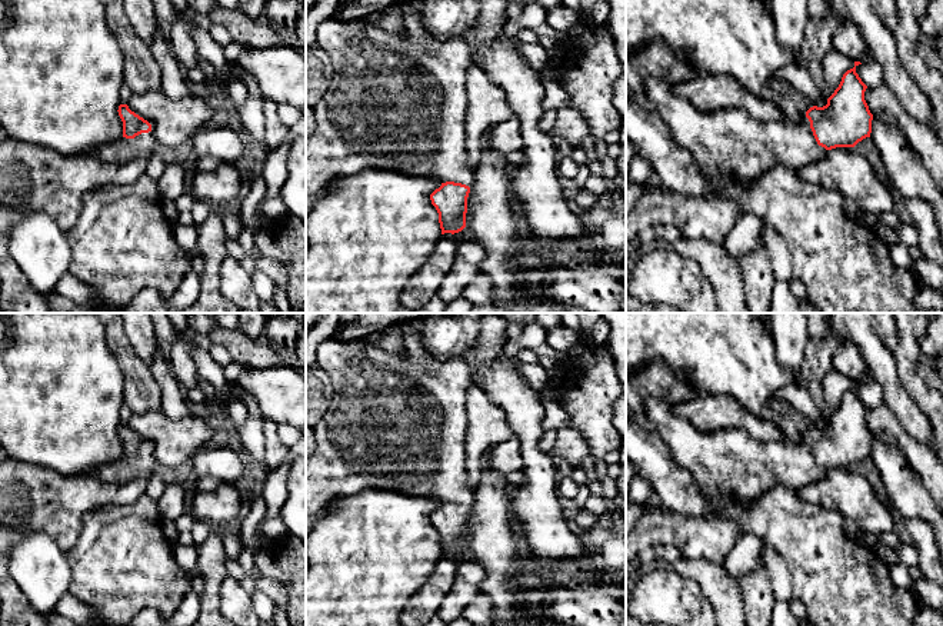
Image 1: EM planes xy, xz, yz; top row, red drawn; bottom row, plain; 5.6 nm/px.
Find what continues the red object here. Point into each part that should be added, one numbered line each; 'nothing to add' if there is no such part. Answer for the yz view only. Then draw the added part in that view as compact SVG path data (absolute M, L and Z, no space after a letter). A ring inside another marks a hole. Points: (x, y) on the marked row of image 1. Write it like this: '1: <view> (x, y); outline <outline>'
1: yz (730, 146); outline M652 77L643 79L643 91L669 126L674 141L694 157L703 177L716 189L726 184L752 184L774 164L799 170L826 153L826 149L817 144L807 121L797 123L784 116L762 121L736 107L704 113L677 97L672 86Z

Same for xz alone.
1: xz (399, 102); outline M409 1L401 6L401 34L387 33L369 21L333 17L317 27L317 46L330 57L333 76L324 96L313 106L316 126L306 137L306 199L317 197L330 179L370 166L433 177L440 183L454 182L469 187L474 183L466 149L466 83L469 69L476 64L474 47L463 37L436 40L424 30L419 10Z

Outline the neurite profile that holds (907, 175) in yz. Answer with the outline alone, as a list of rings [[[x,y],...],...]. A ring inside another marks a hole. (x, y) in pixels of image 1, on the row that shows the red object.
[[[873,117],[870,137],[879,149],[890,184],[904,199],[917,197],[933,204],[943,242],[943,194],[939,192],[932,174],[910,150],[903,133]]]

